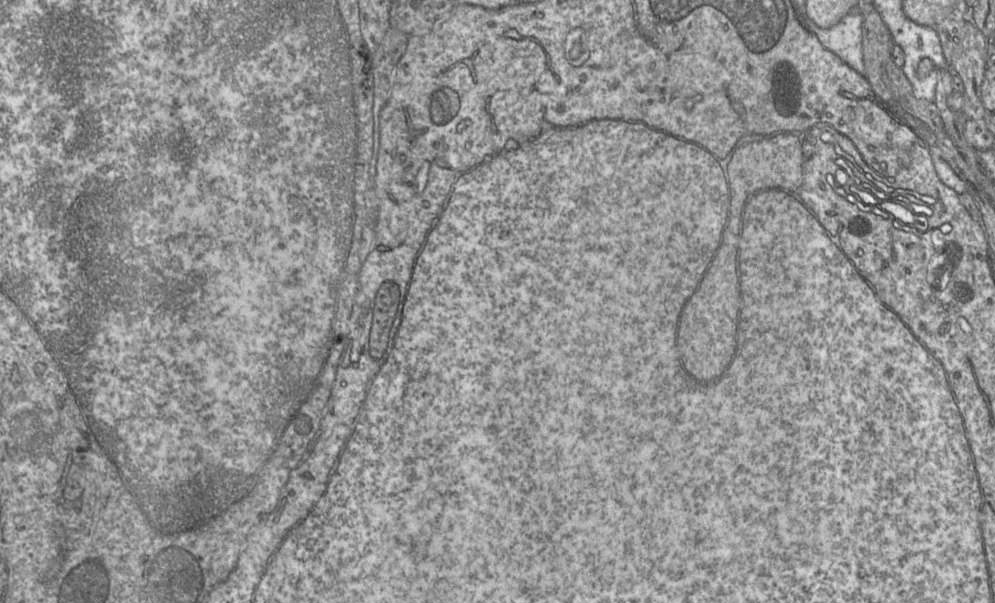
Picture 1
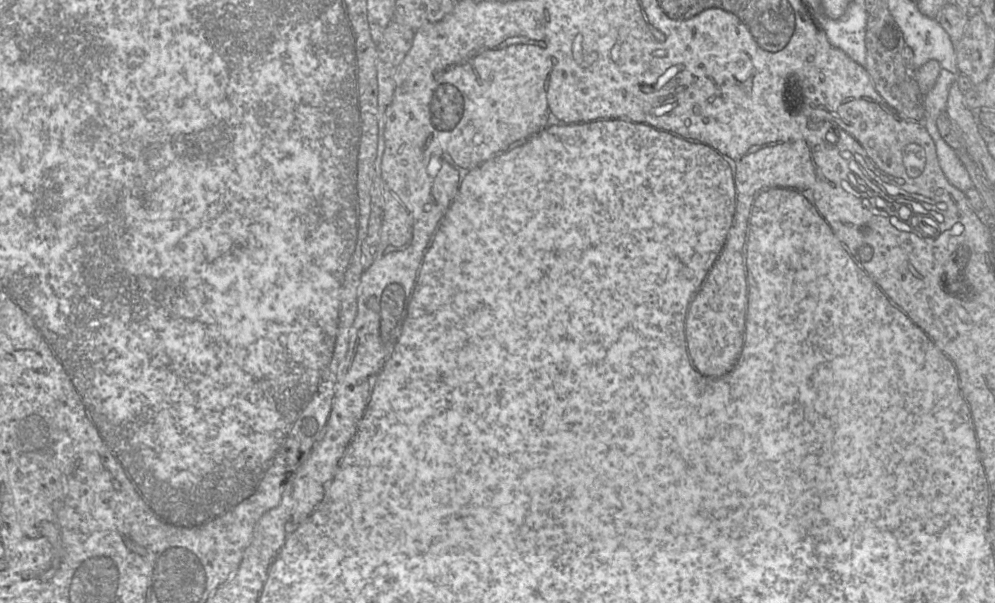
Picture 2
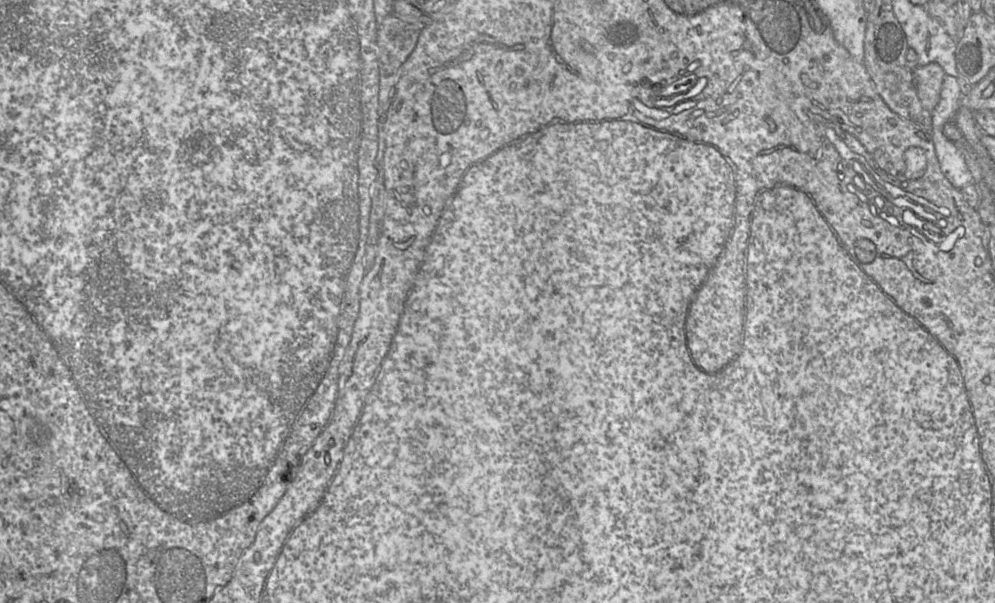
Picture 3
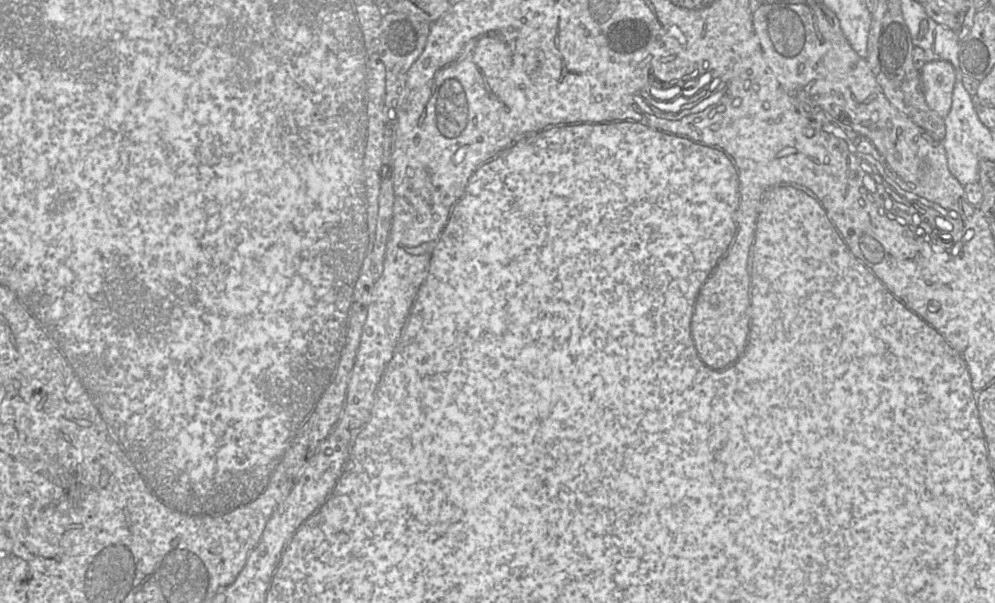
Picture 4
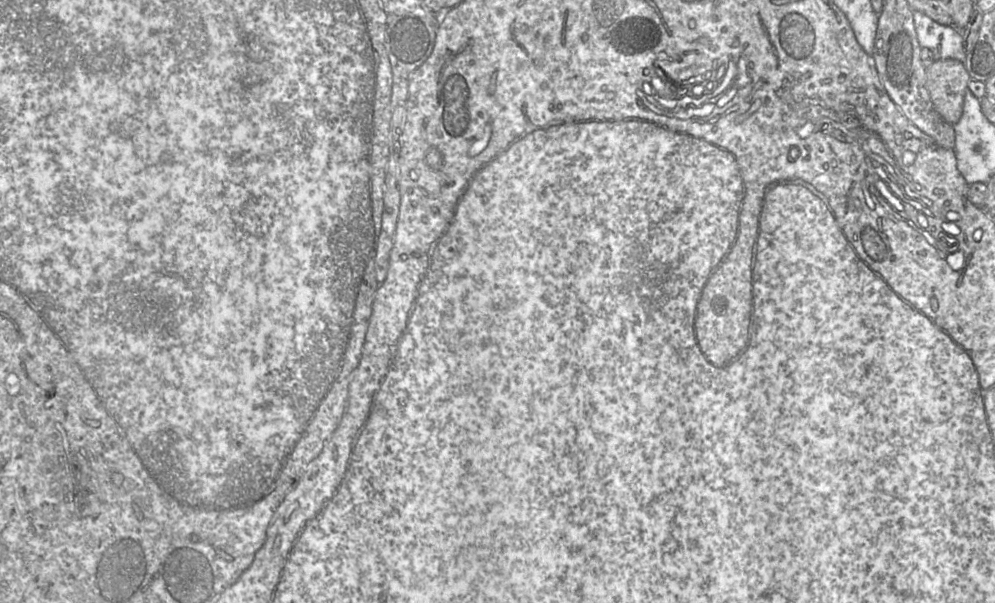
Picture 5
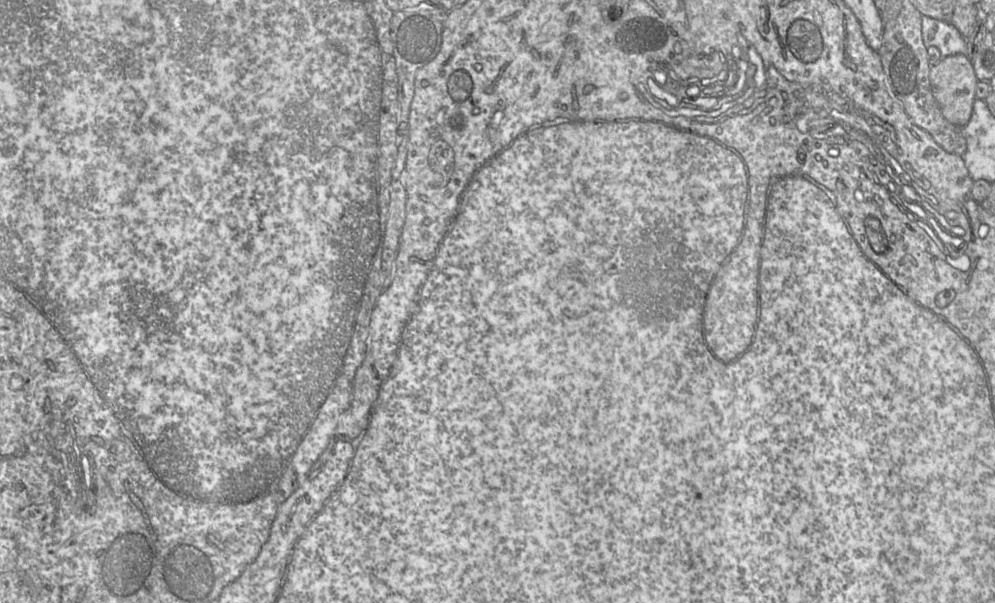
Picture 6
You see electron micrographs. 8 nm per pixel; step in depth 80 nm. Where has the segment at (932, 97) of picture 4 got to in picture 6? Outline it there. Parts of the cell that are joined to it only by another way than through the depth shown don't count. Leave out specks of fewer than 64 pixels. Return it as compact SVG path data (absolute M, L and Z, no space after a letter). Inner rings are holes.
M964 54L947 56L930 68L933 95L948 122L959 127L969 122L977 82L971 58Z

